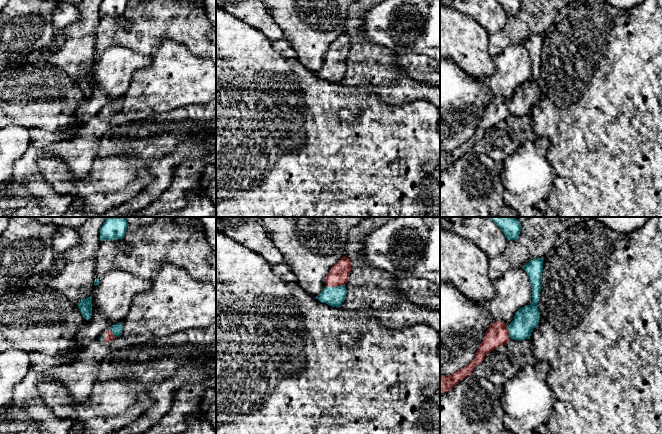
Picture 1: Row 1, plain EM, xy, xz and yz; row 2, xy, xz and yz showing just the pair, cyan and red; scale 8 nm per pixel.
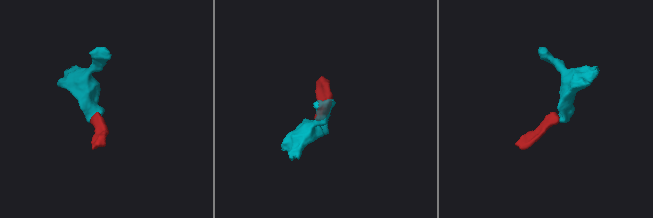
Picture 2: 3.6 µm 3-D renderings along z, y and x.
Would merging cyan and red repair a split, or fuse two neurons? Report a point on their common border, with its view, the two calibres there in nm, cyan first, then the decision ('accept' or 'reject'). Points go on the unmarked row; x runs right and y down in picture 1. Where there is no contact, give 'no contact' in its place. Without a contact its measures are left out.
xz (335, 63) | 160/160 nm | accept

